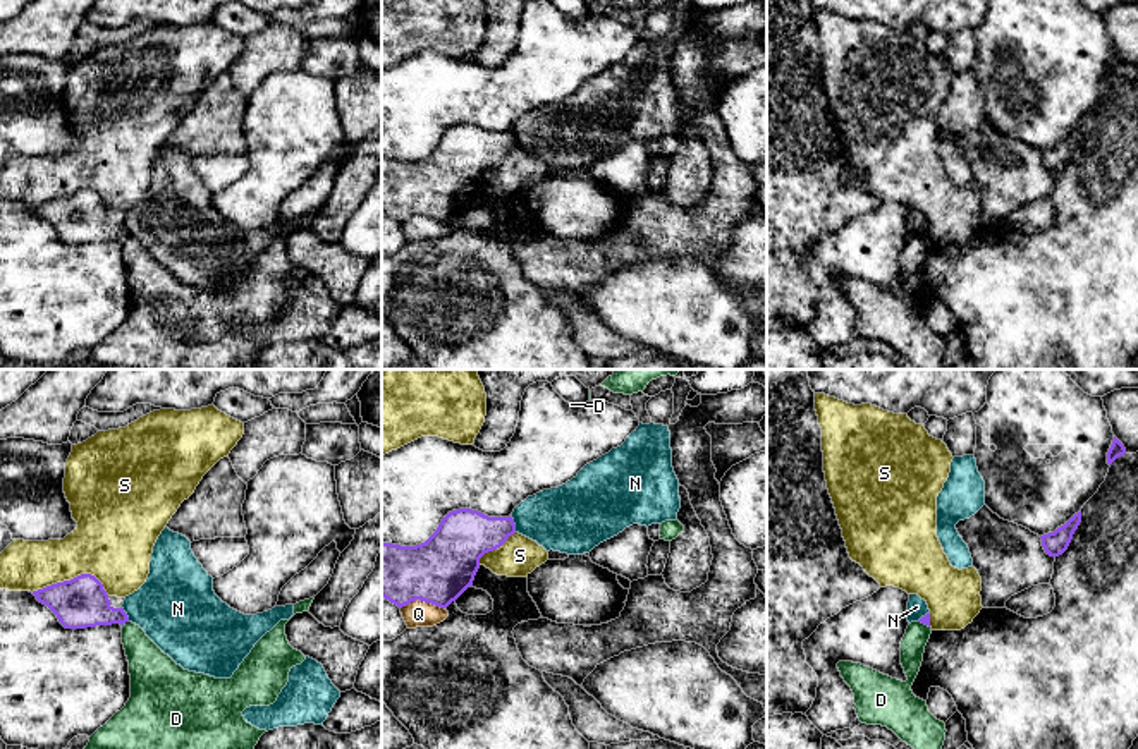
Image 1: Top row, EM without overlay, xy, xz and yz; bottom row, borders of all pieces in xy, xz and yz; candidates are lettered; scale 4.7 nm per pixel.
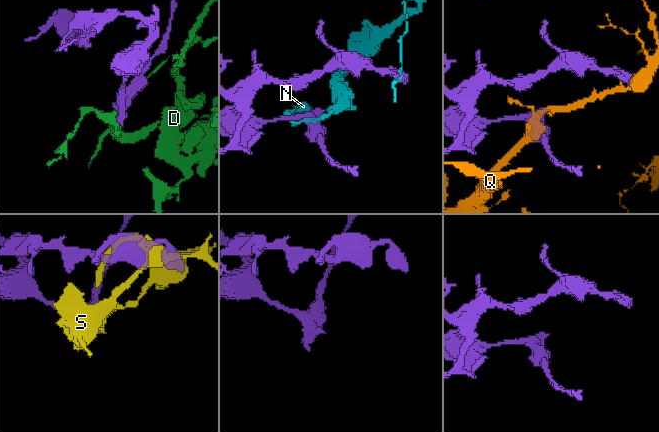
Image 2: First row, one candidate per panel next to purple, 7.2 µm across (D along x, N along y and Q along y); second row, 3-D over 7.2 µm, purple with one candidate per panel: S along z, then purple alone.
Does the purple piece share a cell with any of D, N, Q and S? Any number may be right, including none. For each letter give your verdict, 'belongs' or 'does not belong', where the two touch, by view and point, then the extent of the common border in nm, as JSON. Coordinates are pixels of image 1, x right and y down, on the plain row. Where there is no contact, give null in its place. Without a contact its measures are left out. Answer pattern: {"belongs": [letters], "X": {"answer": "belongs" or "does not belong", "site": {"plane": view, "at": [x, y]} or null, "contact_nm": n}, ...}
{"belongs": [], "D": {"answer": "does not belong", "site": {"plane": "xy", "at": [124, 237]}, "contact_nm": 40}, "N": {"answer": "does not belong", "site": {"plane": "xz", "at": [514, 140]}, "contact_nm": 90}, "Q": {"answer": "does not belong", "site": {"plane": "xz", "at": [422, 215]}, "contact_nm": 200}, "S": {"answer": "does not belong", "site": {"plane": "xy", "at": [71, 194]}, "contact_nm": 380}}

